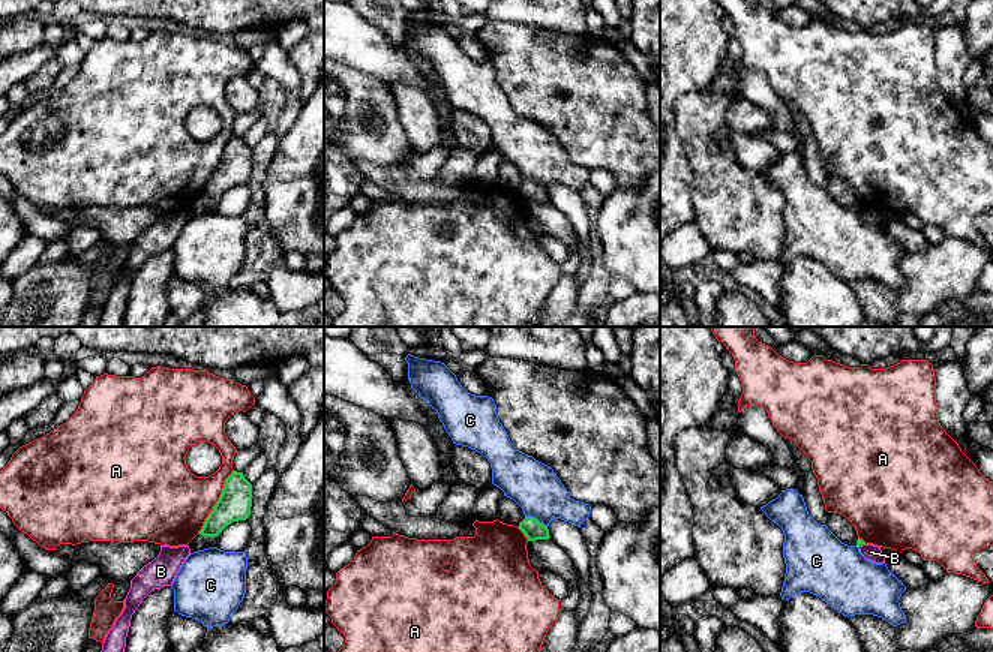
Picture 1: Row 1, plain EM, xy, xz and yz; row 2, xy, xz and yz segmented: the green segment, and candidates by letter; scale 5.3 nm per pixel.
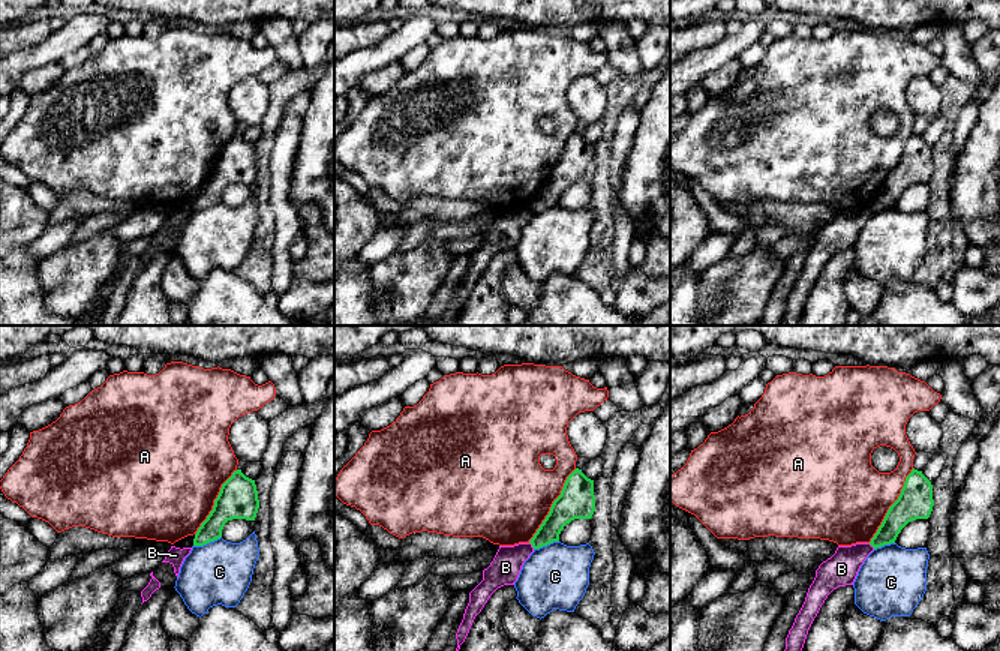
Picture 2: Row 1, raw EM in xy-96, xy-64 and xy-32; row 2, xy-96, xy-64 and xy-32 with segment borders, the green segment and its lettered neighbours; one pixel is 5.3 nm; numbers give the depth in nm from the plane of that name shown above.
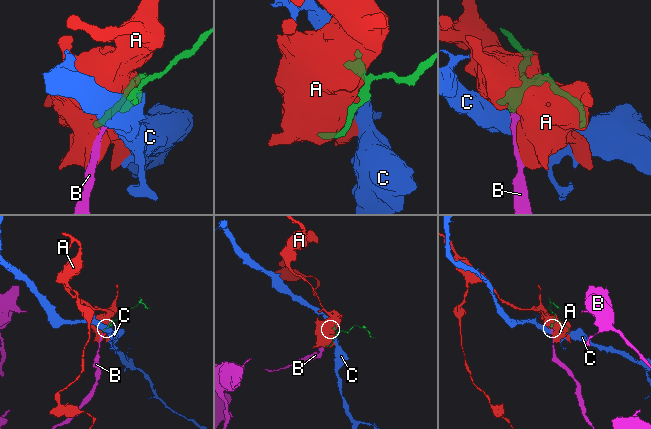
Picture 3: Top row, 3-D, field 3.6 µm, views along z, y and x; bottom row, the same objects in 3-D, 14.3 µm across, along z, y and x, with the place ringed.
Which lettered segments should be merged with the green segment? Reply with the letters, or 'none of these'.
none of these

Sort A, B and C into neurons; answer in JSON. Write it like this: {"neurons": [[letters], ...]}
{"neurons": [["A"], ["B"], ["C"]]}

